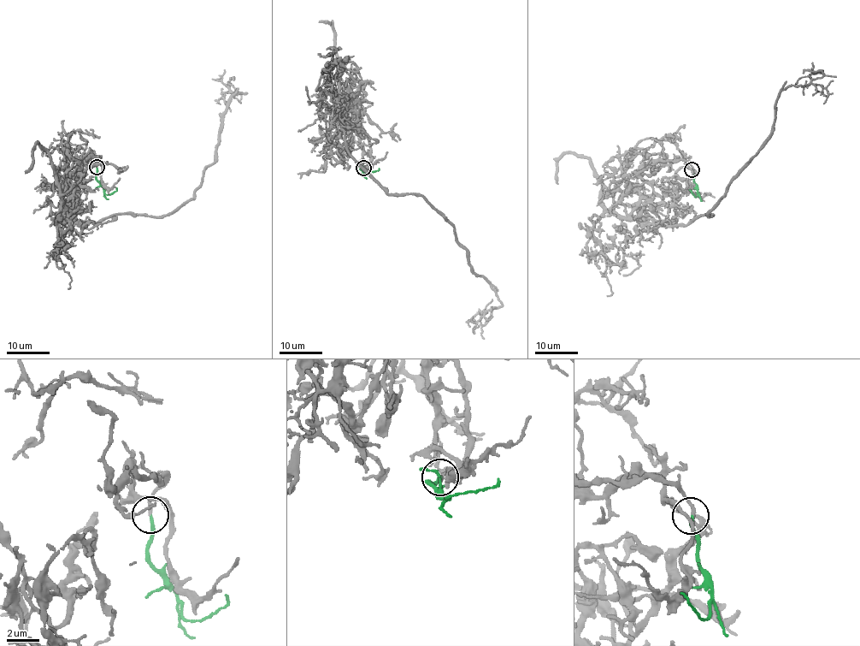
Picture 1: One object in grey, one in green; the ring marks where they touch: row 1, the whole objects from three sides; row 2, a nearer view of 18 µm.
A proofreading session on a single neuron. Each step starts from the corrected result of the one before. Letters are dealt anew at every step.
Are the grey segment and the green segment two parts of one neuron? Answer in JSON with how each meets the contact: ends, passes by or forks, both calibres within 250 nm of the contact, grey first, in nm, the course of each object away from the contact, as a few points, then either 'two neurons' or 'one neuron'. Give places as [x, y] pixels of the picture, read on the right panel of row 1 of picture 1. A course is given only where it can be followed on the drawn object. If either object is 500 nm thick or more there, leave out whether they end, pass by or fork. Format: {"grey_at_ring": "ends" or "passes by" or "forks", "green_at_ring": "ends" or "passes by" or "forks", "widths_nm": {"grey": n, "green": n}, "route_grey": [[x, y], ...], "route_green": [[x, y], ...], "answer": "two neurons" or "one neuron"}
{"grey_at_ring": "ends", "green_at_ring": "ends", "widths_nm": {"grey": 190, "green": 190}, "route_grey": [[692, 169], [633, 173], [633, 216], [712, 215], [777, 97], [823, 75], [803, 73]], "route_green": [[692, 169], [697, 195], [694, 197], [689, 190]], "answer": "one neuron"}

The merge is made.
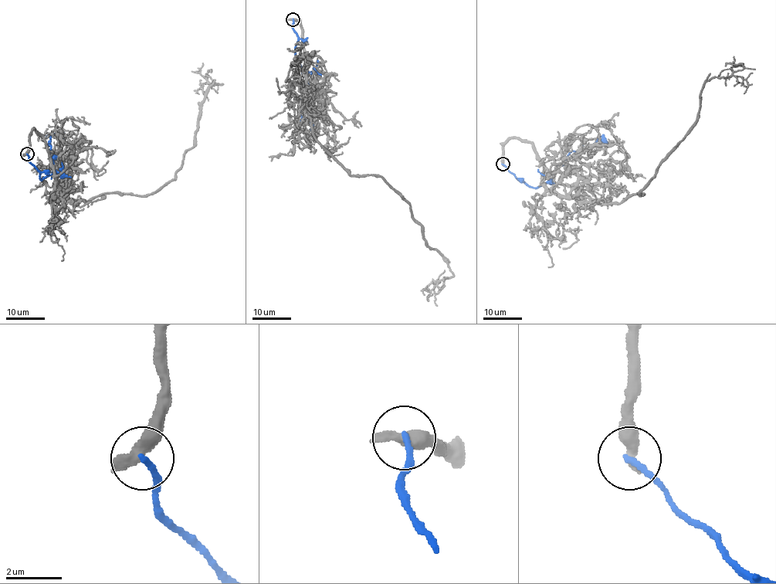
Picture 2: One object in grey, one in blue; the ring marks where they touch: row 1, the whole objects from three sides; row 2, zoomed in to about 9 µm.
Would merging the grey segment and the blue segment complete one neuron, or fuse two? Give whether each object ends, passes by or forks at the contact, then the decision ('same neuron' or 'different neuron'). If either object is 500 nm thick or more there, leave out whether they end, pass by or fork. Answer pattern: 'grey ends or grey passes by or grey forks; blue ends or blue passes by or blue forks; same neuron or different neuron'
different neuron

